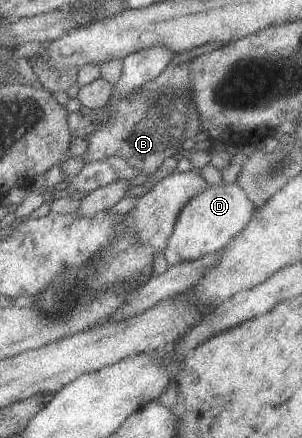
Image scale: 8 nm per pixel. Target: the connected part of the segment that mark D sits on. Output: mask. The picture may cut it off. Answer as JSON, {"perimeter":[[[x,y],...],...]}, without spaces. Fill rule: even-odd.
{"perimeter":[[[234,183],[211,184],[196,194],[182,206],[182,212],[175,226],[174,234],[170,236],[164,254],[168,265],[174,266],[184,261],[194,261],[224,246],[242,232],[242,228],[252,218],[252,204],[241,186]]]}

